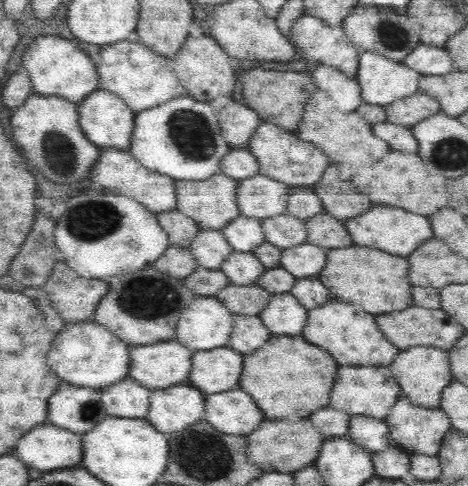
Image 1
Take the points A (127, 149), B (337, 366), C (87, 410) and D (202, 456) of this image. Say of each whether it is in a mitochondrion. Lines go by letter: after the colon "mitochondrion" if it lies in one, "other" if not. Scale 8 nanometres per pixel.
A: other
B: other
C: mitochondrion
D: mitochondrion

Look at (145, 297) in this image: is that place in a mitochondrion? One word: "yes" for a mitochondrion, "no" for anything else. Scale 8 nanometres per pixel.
yes

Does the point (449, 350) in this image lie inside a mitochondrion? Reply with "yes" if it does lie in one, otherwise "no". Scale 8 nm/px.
no

